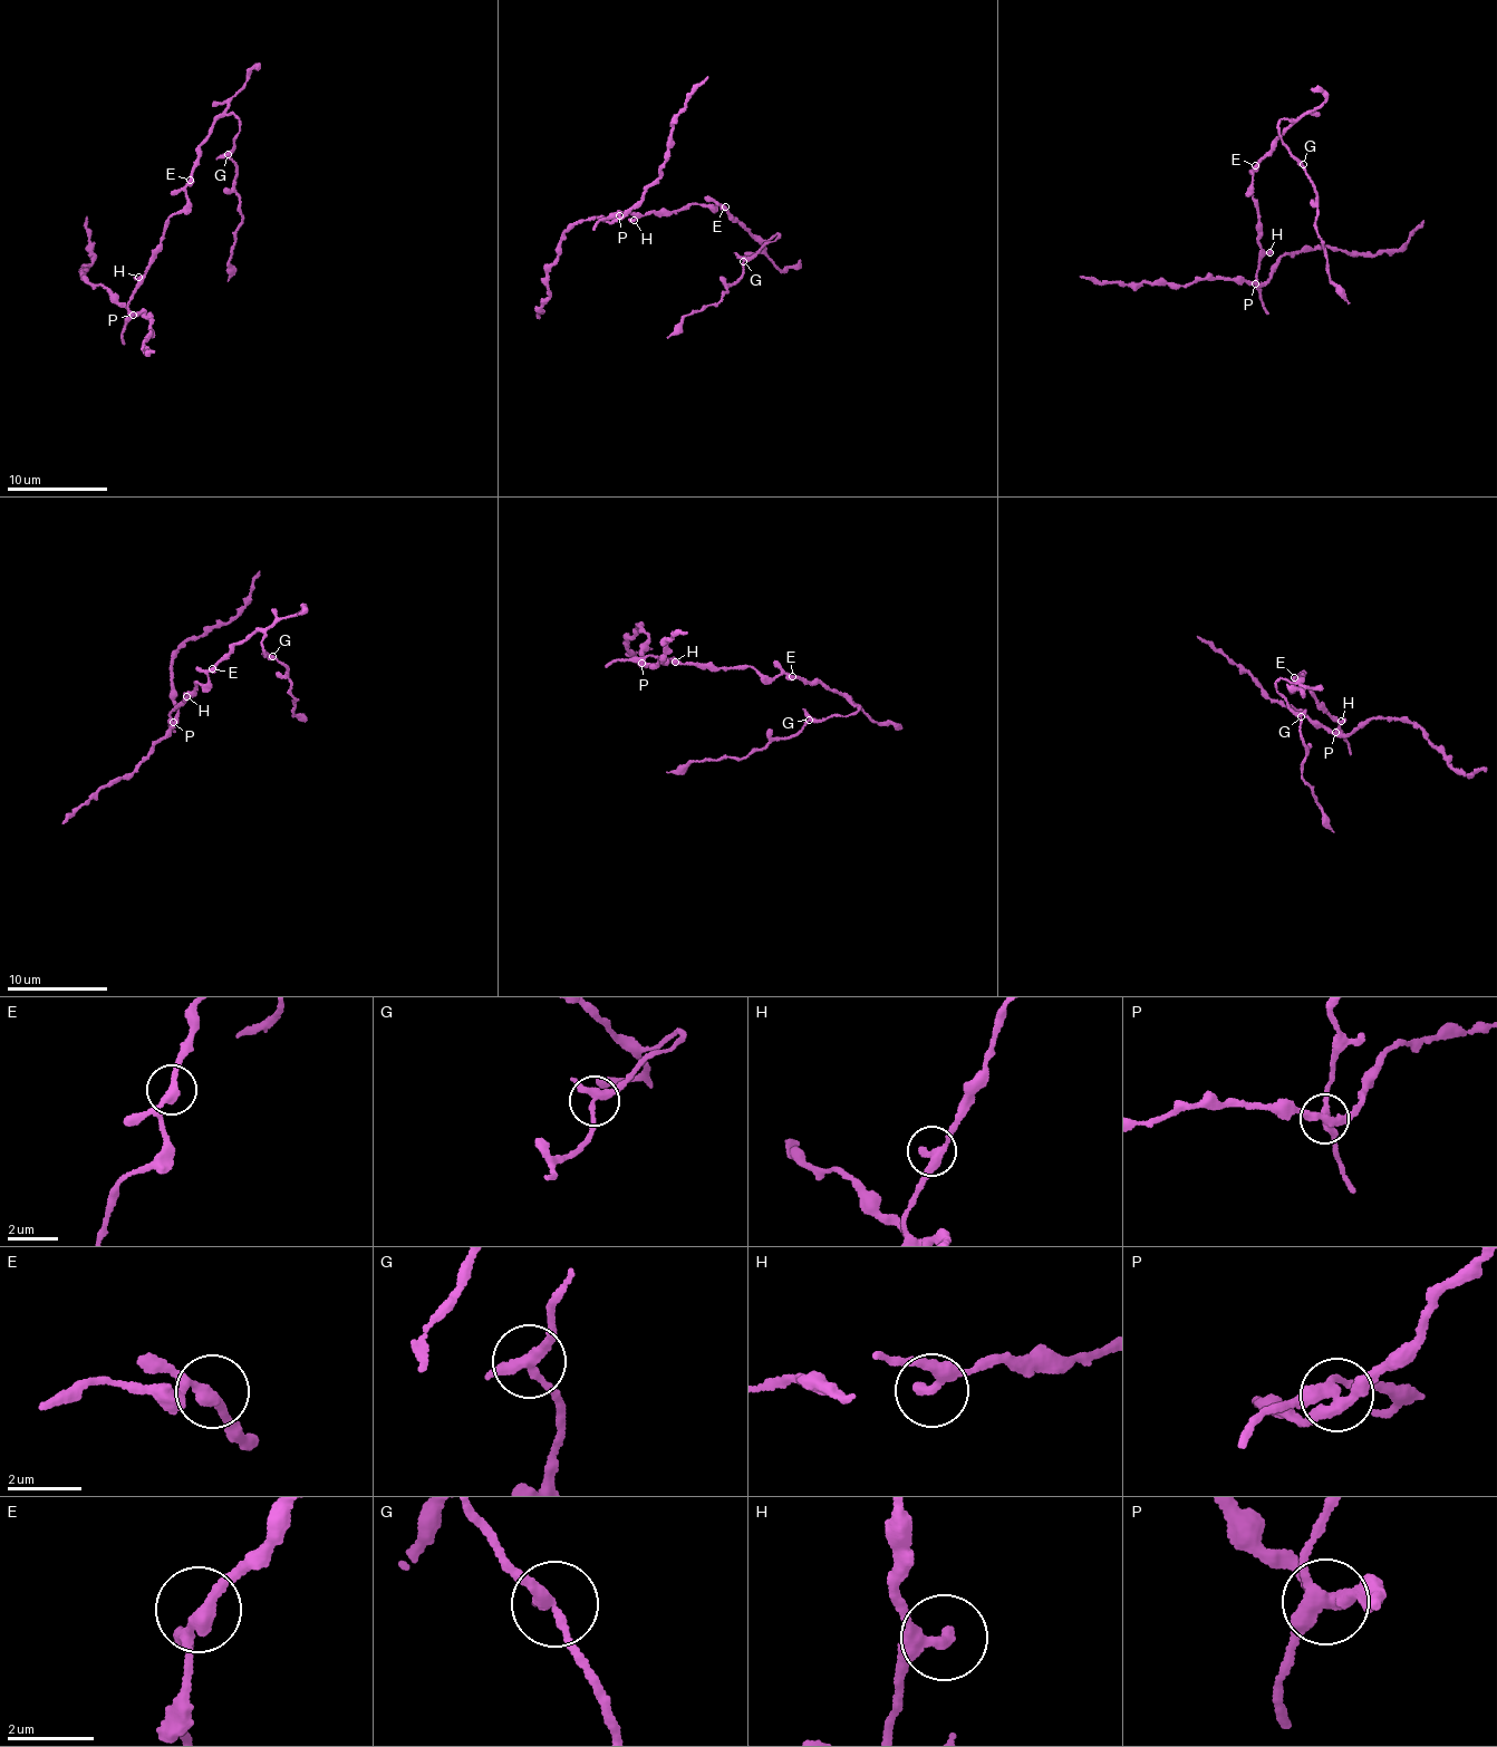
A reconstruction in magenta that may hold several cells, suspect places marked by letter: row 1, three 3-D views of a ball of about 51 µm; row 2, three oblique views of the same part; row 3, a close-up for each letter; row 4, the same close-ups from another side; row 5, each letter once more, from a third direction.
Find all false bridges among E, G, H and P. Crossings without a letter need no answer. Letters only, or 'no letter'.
G, P

